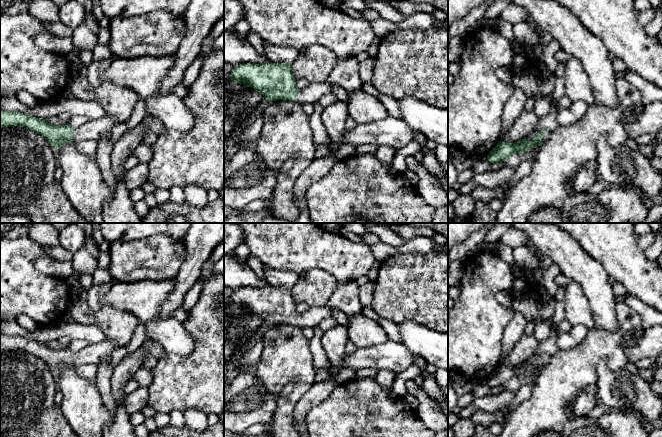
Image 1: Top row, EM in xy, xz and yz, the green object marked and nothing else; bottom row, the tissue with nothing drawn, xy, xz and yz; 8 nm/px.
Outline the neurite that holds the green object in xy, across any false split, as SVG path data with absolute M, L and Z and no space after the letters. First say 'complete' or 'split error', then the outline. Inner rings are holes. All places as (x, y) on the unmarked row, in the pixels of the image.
split error; M0 331L1 351L26 351L44 361L55 373L69 366L97 365L103 357L111 356L118 348L114 342L104 339L97 343L88 344L81 351L74 353L68 348L56 350L48 347L46 343L26 337L5 335Z

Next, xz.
split error; M264 286L262 288L240 288L236 289L231 296L231 302L236 307L242 307L252 311L261 317L265 324L290 324L298 327L314 328L323 320L333 317L333 308L327 305L310 307L306 312L299 314L293 298L292 288Z

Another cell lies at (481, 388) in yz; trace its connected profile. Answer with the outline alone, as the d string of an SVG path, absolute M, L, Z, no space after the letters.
M476 381L472 391L476 398L483 397L490 392L487 381Z

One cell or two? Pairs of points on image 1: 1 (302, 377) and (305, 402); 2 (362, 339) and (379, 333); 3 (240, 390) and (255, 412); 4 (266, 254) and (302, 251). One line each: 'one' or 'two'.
1: two
2: one
3: one
4: one

